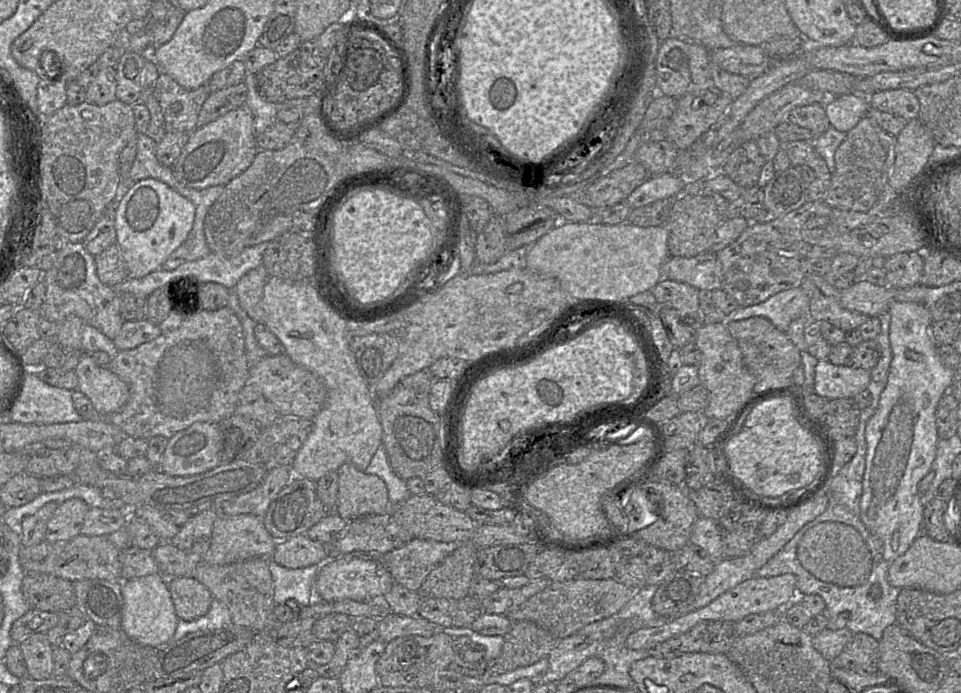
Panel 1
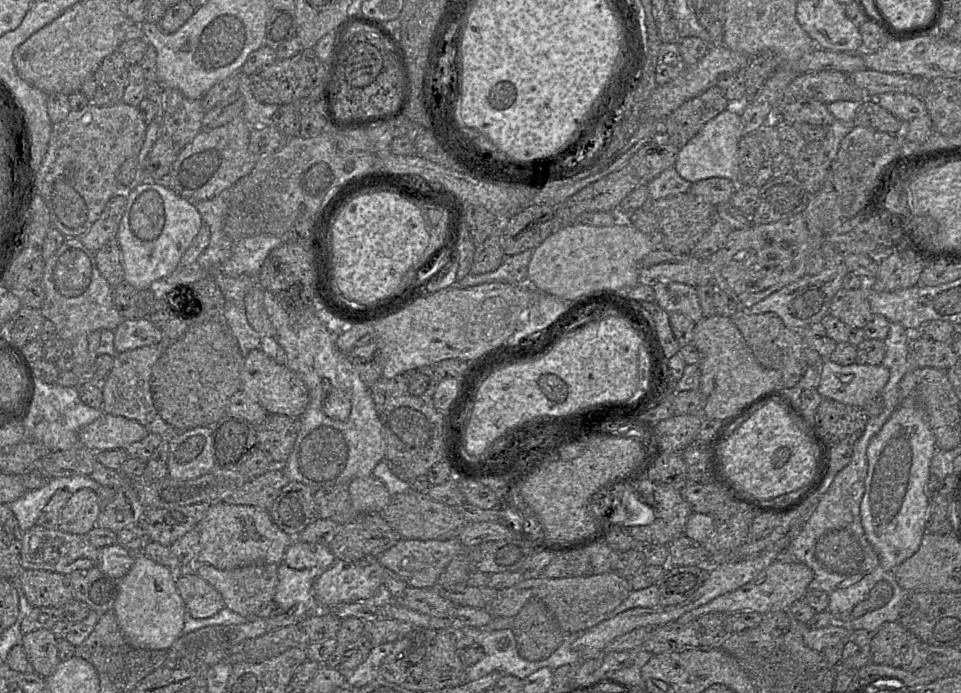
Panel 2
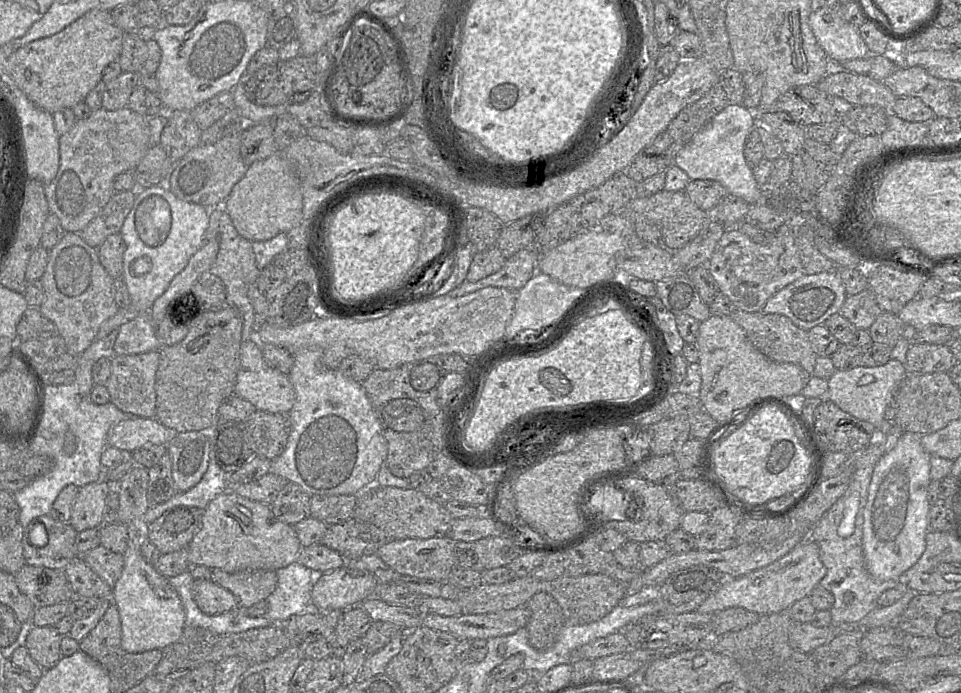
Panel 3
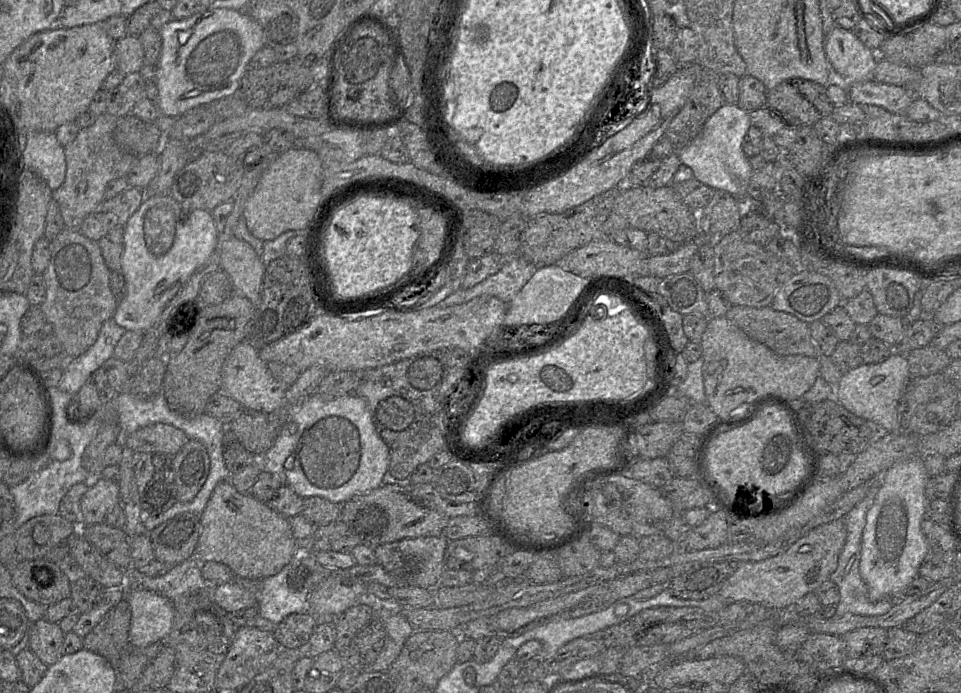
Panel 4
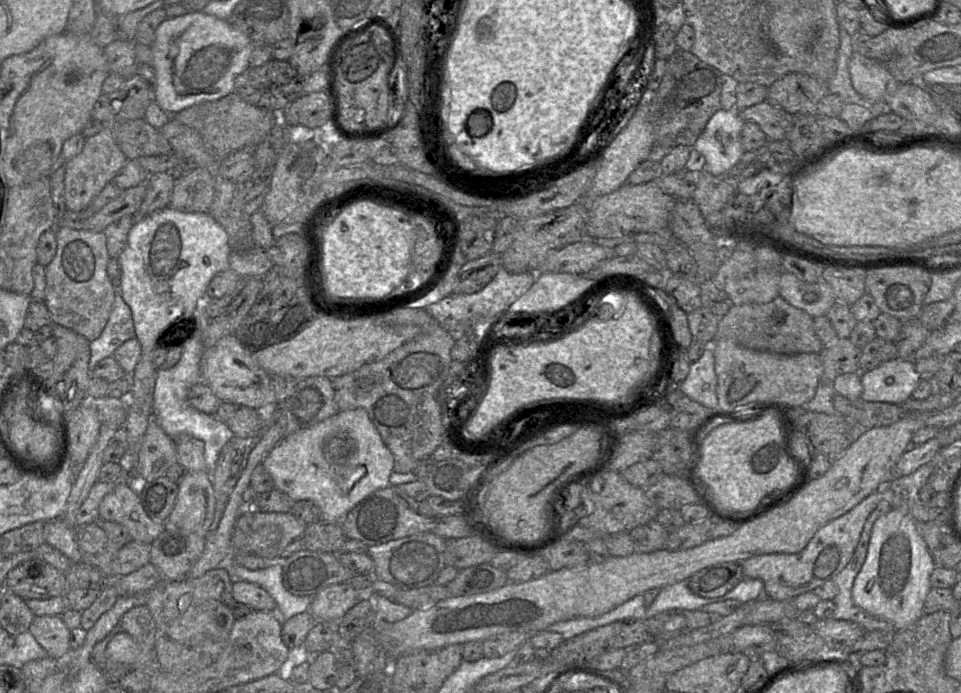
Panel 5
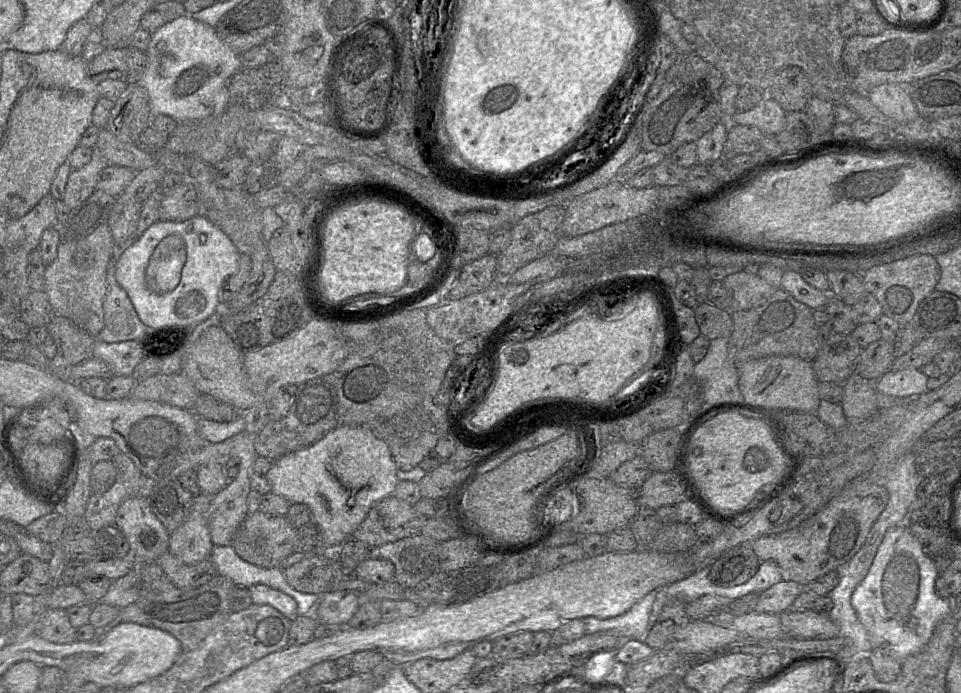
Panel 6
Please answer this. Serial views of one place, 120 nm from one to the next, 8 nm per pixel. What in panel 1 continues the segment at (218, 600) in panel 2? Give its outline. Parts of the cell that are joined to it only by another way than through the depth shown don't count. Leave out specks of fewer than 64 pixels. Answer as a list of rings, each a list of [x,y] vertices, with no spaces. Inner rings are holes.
[[[194,577],[168,578],[168,589],[179,620],[194,621],[204,616],[213,600],[210,591]]]

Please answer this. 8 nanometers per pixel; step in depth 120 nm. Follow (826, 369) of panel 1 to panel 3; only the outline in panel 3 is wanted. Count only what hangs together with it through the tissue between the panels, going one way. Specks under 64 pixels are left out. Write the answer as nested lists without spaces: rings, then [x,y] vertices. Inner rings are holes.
[[[892,358],[886,364],[877,367],[858,366],[847,370],[836,370],[828,379],[826,398],[855,418],[874,425],[880,435],[894,439],[903,432],[899,432],[899,428],[893,422],[885,419],[885,409],[894,399],[906,374],[906,366]]]

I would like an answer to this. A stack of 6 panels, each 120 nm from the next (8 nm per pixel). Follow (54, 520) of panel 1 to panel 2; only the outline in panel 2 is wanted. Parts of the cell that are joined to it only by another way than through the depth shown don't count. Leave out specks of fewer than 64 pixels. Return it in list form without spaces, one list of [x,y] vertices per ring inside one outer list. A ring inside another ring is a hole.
[[[90,488],[72,493],[60,511],[57,529],[78,535],[87,533],[96,525],[102,503]]]

